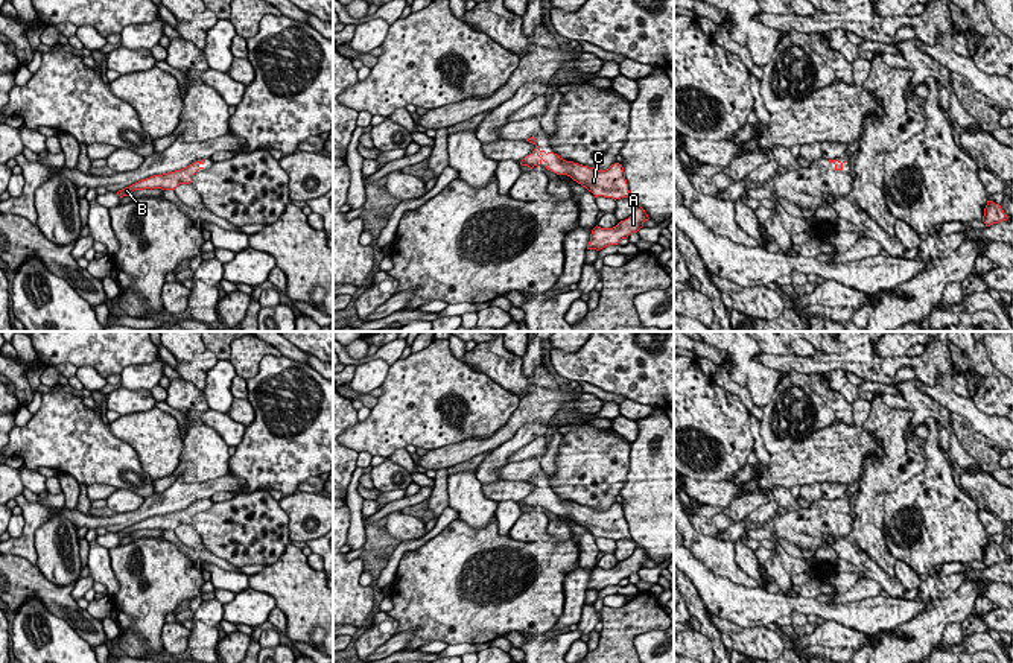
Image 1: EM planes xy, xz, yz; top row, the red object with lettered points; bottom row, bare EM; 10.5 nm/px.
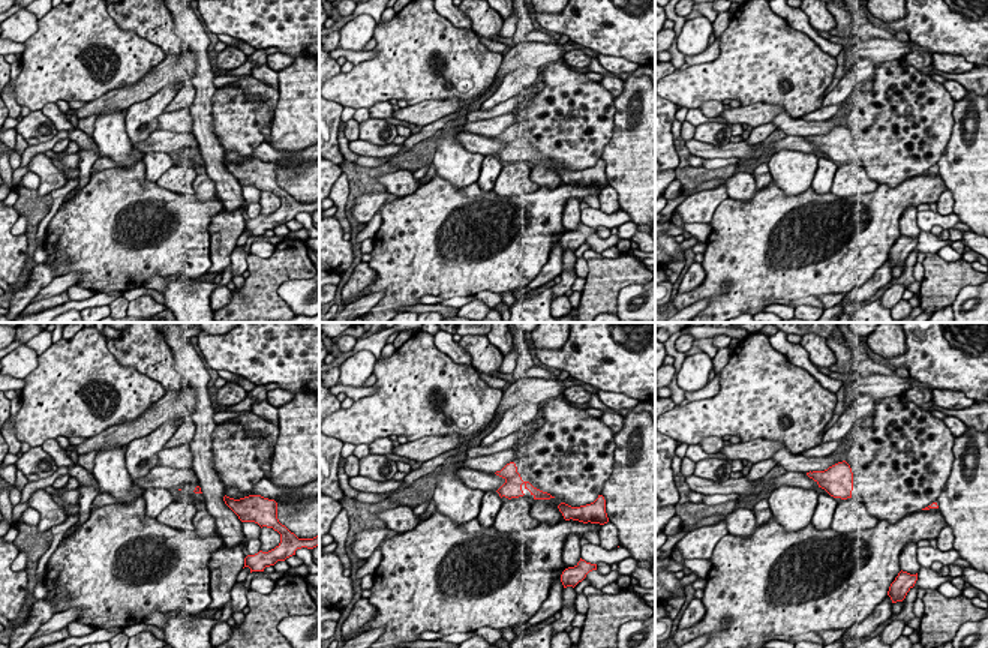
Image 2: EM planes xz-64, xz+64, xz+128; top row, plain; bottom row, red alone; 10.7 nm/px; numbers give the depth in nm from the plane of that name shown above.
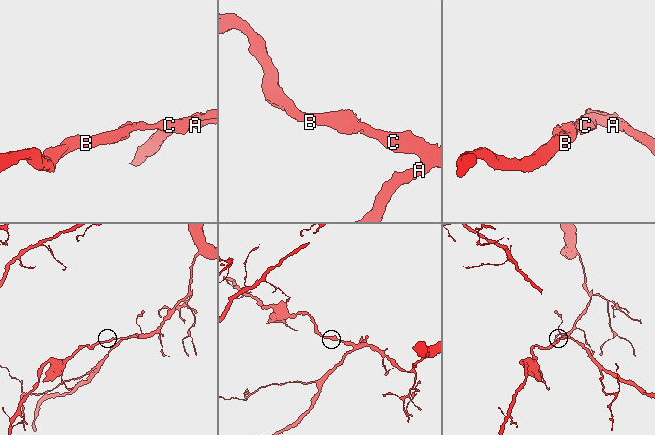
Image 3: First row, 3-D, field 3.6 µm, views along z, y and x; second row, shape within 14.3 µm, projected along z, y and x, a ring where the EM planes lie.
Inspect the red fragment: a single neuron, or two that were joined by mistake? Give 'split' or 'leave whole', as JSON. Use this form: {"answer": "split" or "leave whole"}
{"answer": "leave whole"}

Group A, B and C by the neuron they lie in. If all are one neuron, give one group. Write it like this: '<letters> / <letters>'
A B C

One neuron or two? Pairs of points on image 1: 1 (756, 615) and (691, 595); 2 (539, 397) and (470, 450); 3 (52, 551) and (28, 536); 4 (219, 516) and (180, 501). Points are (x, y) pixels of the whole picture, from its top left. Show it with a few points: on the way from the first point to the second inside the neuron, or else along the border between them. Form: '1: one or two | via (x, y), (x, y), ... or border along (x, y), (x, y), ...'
1: two | border along (689, 578), (711, 613)
2: one | via (523, 414), (502, 435), (487, 444)
3: two | border along (47, 507), (49, 517), (35, 531), (35, 564)
4: two | border along (210, 498), (201, 499)

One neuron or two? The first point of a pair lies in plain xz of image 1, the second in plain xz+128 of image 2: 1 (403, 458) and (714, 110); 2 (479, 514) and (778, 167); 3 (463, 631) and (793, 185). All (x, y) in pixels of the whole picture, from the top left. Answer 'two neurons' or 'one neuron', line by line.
1: one neuron
2: one neuron
3: two neurons

